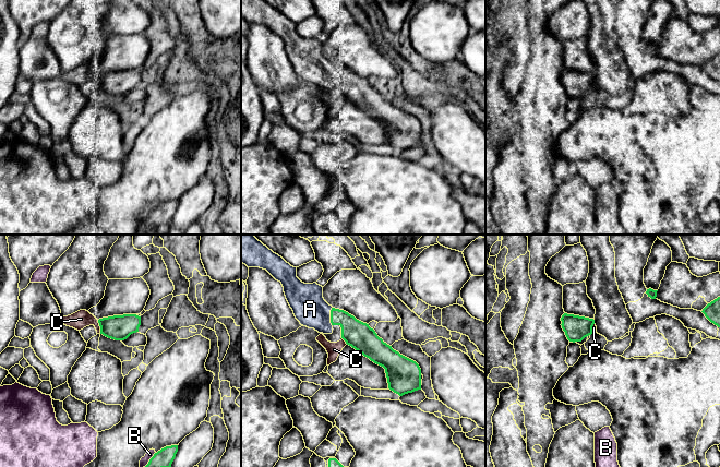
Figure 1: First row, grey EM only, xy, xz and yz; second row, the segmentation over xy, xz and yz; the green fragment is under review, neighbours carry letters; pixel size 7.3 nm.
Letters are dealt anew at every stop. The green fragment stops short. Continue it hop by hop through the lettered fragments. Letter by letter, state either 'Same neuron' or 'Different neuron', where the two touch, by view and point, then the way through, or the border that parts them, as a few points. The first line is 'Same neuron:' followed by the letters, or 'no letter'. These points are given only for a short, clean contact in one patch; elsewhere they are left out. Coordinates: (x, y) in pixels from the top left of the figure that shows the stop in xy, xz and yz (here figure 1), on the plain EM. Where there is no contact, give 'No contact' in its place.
Same neuron: A
A: Same neuron. Touches green at xz (331, 72)
B: Different neuron. Touches green at xy (148, 217)
C: Different neuron. Touches green at xy (100, 82)

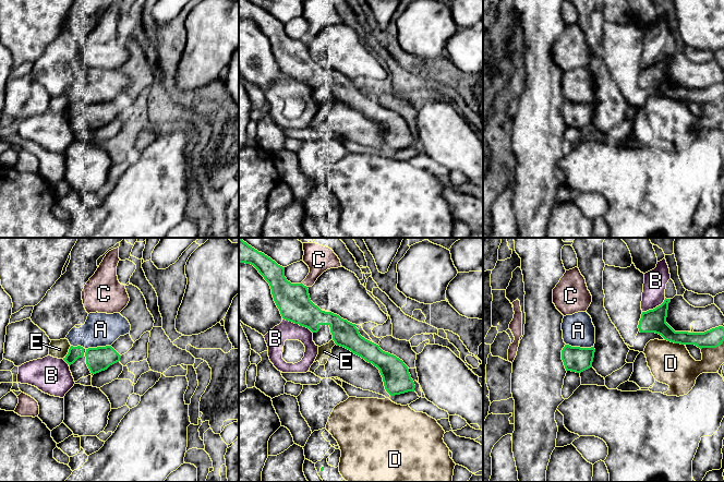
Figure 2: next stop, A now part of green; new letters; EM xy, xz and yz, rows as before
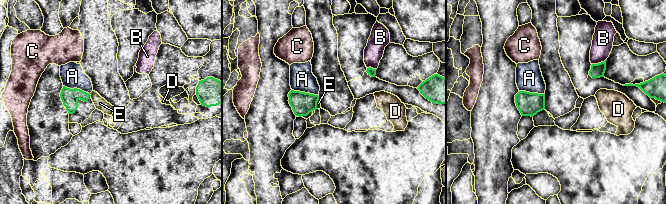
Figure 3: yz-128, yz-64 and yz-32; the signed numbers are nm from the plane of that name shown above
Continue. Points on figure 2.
Same neuron: no letter
A: Different neuron. Touches green at yz (579, 103)
B: Different neuron. Touches green at xz (298, 79)
C: Different neuron. Touches green at xz (303, 40)
D: Different neuron. Touches green at yz (674, 98)
E: Different neuron. Touches green at xy (68, 108)

